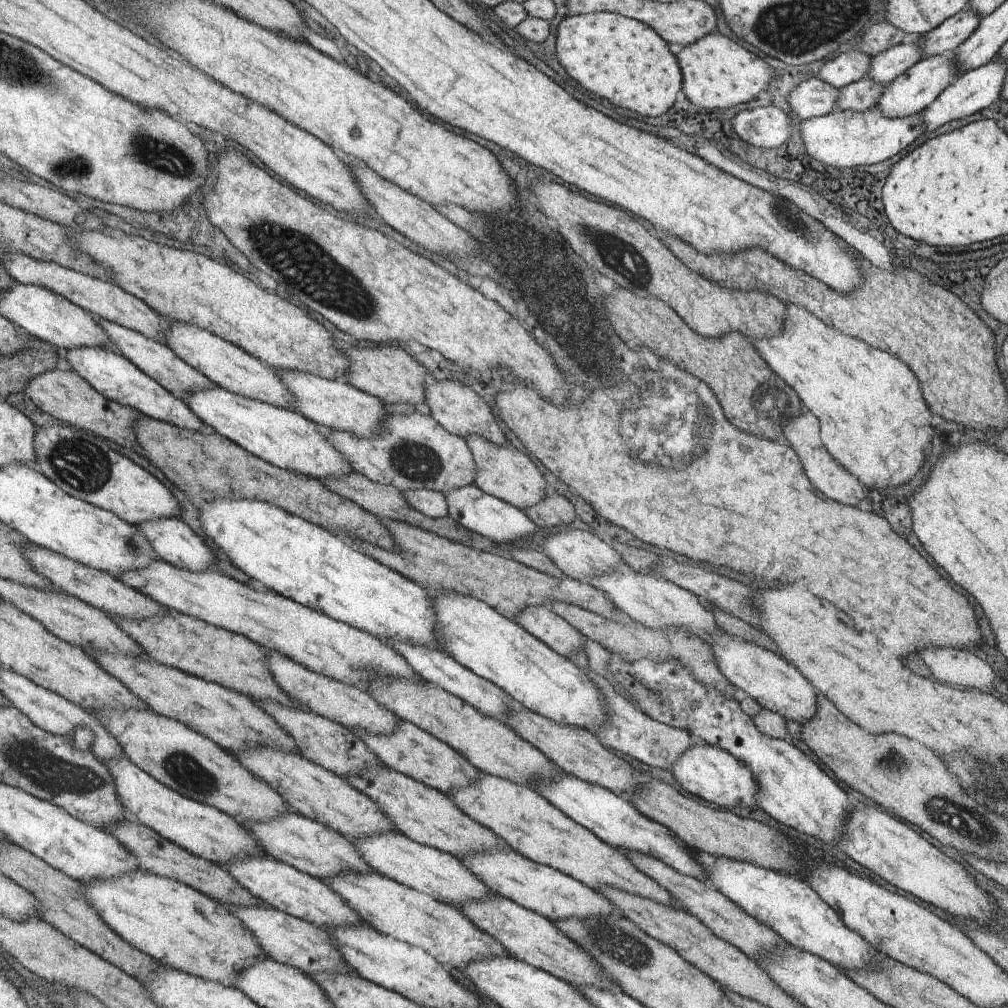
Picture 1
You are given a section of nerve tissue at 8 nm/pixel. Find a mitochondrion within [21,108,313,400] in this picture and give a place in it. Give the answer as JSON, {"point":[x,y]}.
{"point":[151,152]}

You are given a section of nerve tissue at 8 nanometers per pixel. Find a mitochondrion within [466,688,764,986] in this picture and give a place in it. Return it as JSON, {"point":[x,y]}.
{"point":[614,941]}

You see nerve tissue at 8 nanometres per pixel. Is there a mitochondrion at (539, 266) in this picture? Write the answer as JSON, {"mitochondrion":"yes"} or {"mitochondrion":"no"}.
{"mitochondrion":"yes"}

